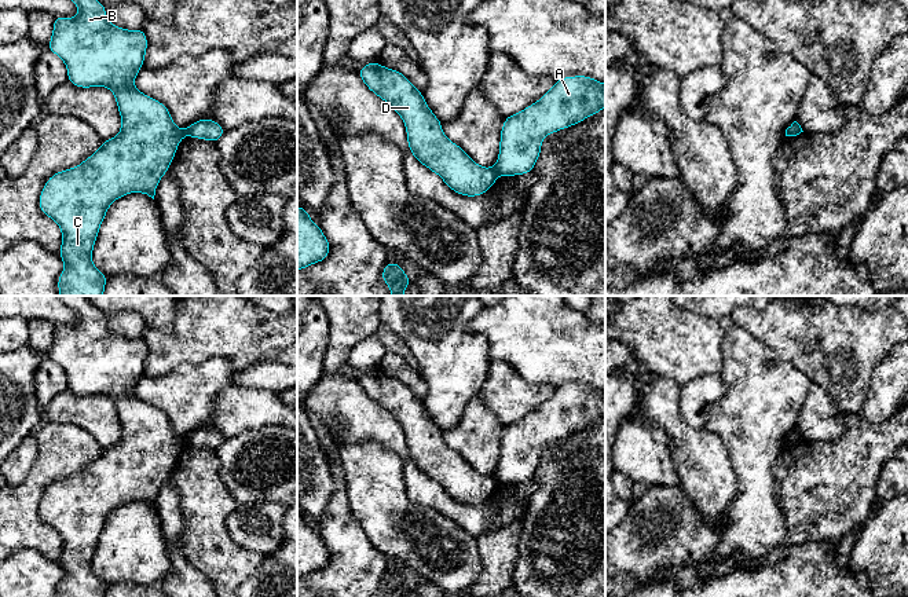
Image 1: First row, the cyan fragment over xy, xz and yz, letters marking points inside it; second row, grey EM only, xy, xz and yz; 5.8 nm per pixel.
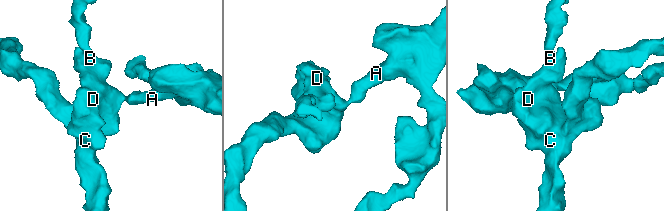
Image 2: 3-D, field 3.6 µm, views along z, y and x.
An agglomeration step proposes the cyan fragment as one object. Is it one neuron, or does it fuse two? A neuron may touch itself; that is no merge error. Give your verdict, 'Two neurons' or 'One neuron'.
Two neurons

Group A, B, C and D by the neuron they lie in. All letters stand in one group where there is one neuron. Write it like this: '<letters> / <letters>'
A / B C D

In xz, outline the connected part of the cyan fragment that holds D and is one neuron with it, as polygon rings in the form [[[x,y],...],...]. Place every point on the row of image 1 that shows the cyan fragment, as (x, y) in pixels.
[[[378,62],[365,63],[358,74],[373,94],[400,116],[410,153],[439,175],[447,187],[465,197],[479,197],[494,186],[497,171],[480,166],[446,138],[442,121],[404,74]]]

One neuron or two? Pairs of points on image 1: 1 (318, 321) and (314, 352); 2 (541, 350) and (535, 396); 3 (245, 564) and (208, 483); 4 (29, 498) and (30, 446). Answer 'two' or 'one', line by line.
1: one
2: two
3: one
4: two

